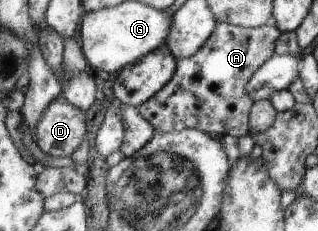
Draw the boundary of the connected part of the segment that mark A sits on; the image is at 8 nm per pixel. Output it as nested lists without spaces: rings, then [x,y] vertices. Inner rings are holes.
[[[217,23],[216,29],[210,33],[208,41],[190,57],[177,60],[174,75],[158,93],[136,106],[138,113],[158,133],[176,132],[186,128],[199,129],[207,134],[233,135],[244,137],[249,133],[249,115],[252,97],[246,93],[246,83],[267,59],[275,54],[276,40],[280,37],[280,30],[275,26],[264,25],[257,28],[245,28],[232,24]]]

